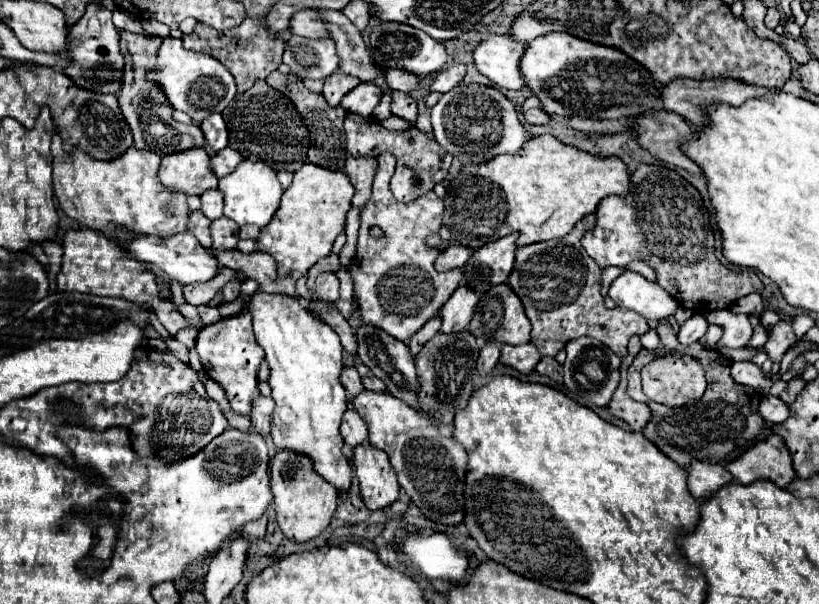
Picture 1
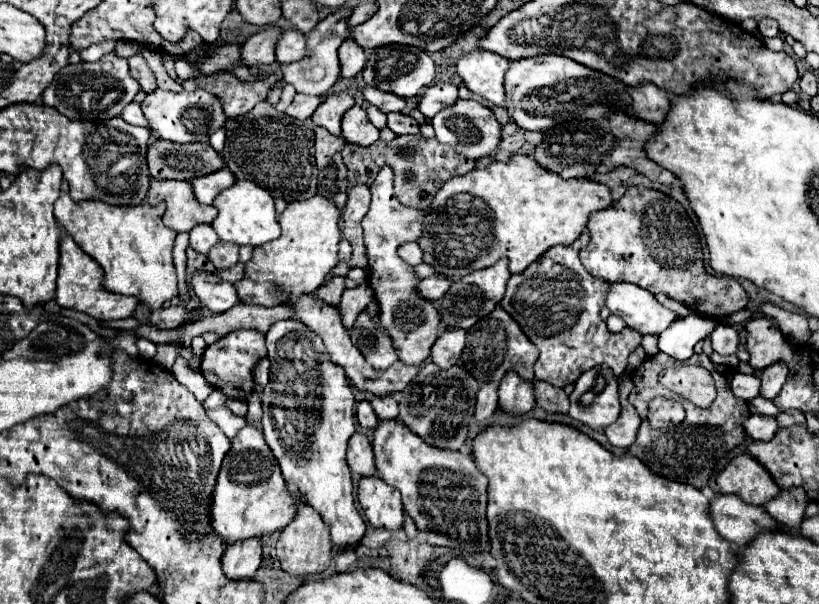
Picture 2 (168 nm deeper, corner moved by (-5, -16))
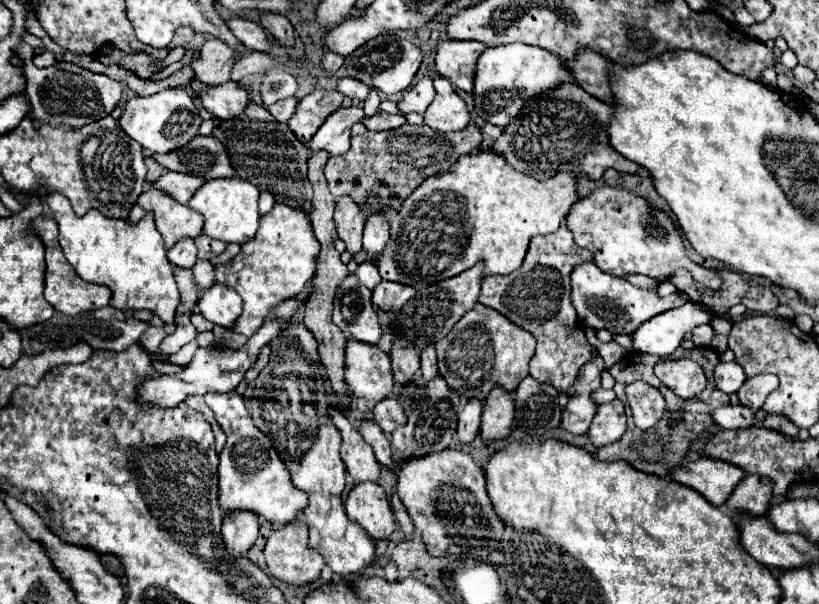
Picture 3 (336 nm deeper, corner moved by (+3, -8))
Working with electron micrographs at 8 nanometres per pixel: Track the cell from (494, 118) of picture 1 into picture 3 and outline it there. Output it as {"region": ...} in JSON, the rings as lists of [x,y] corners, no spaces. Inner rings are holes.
{"region":[[[446,78],[434,80],[436,98],[424,112],[424,124],[436,132],[460,132],[470,124],[466,102],[454,92]]]}

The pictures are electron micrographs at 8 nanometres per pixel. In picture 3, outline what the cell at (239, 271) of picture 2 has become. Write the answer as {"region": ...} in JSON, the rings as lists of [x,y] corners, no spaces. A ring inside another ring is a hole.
{"region":[[[198,260],[194,264],[194,276],[196,276],[196,284],[200,290],[208,290],[214,284],[214,276],[216,276],[216,266],[210,260]]]}

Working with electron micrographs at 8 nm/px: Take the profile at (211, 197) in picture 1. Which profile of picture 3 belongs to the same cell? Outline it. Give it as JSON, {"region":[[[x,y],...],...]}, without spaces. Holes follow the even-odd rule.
{"region":[[[184,238],[184,240],[176,242],[172,246],[172,250],[168,250],[168,260],[182,268],[192,268],[196,258],[198,258],[198,252],[196,252],[194,238]]]}

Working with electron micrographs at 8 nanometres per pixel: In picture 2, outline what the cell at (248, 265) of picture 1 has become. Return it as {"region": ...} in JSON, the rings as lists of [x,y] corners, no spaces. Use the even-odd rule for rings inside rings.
{"region":[[[312,294],[298,296],[296,300],[290,298],[284,304],[292,304],[292,308],[296,312],[296,318],[300,322],[304,322],[310,330],[314,330],[324,340],[324,346],[326,346],[330,358],[344,368],[344,372],[346,372],[346,376],[348,376],[348,380],[354,388],[364,390],[364,392],[372,392],[374,396],[388,396],[388,394],[404,390],[412,382],[412,378],[418,374],[418,370],[420,370],[418,366],[406,366],[402,362],[392,364],[392,368],[386,368],[386,372],[376,372],[376,368],[372,368],[372,364],[368,364],[364,360],[364,356],[360,356],[360,350],[352,344],[352,340],[348,336],[348,330],[344,328],[342,320],[340,320],[340,312],[334,306],[326,304],[326,302],[316,300]]]}

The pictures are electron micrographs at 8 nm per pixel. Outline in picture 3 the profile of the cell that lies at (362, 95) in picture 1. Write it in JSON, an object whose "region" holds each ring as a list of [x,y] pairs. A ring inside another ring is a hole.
{"region":[[[350,106],[350,108],[338,108],[328,116],[328,120],[322,124],[322,128],[316,132],[316,136],[308,142],[308,148],[314,150],[328,150],[330,156],[338,156],[348,152],[350,138],[352,138],[352,124],[360,122],[364,118],[362,108]]]}

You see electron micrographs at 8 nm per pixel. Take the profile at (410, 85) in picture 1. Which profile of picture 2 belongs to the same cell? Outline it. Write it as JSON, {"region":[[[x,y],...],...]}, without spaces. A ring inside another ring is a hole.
{"region":[[[364,86],[362,88],[362,96],[364,100],[368,100],[372,106],[376,106],[378,110],[382,112],[402,112],[406,102],[394,94],[388,94],[388,92],[382,92],[378,88],[372,88],[372,86]]]}

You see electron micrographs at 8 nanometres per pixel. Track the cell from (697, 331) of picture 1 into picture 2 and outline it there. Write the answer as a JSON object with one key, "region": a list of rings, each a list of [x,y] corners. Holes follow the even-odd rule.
{"region":[[[688,314],[676,322],[672,322],[660,336],[658,336],[658,348],[676,358],[676,360],[688,360],[694,354],[696,342],[708,338],[712,332],[712,322],[700,314]]]}

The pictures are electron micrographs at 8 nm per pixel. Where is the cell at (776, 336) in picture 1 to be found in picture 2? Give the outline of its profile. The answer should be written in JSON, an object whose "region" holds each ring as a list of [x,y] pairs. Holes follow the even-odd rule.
{"region":[[[776,362],[776,364],[768,366],[768,368],[760,374],[760,380],[762,380],[760,396],[762,396],[762,398],[768,398],[768,400],[776,398],[776,396],[780,394],[780,390],[782,390],[786,378],[788,378],[788,368],[786,368],[786,364]]]}

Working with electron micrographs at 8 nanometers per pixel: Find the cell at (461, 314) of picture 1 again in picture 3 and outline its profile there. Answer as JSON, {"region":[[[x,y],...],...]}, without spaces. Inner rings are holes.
{"region":[[[430,344],[430,346],[426,346],[424,350],[422,350],[422,376],[428,380],[428,378],[432,378],[432,376],[436,376],[438,374],[438,360],[436,360],[436,348],[434,348],[434,344]]]}

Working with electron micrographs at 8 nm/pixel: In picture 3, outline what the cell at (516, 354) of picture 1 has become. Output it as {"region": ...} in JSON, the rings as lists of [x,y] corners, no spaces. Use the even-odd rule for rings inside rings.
{"region":[[[496,386],[488,400],[484,400],[482,410],[482,438],[484,440],[500,440],[510,434],[510,426],[514,420],[514,394]]]}

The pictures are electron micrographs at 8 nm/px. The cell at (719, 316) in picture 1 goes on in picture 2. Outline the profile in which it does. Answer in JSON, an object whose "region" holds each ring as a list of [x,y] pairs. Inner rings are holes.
{"region":[[[720,322],[714,328],[714,332],[710,334],[710,342],[712,342],[712,350],[718,352],[718,354],[736,354],[736,350],[738,350],[738,332],[732,326]]]}

